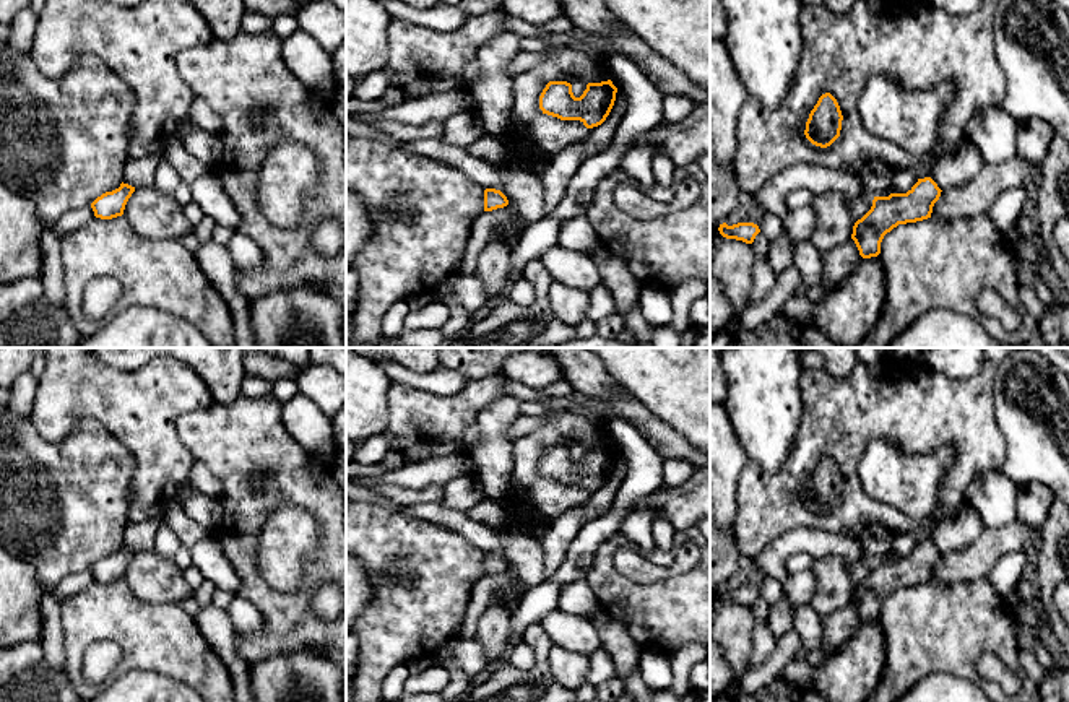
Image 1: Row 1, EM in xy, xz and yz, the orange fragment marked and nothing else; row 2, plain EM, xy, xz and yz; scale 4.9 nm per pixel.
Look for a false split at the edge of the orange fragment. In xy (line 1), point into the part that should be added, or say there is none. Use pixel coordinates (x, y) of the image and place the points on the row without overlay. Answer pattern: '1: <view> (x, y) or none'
1: none

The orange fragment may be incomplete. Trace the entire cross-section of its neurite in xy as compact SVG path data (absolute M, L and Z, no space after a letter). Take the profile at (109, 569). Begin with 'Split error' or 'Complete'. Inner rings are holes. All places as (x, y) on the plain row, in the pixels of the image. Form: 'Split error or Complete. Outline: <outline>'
Complete. Outline: M122 546L119 552L102 557L91 567L94 580L101 583L122 580L133 556L135 551Z

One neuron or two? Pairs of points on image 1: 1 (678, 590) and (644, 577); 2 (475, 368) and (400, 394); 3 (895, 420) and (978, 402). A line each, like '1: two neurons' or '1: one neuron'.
1: two neurons
2: two neurons
3: one neuron

